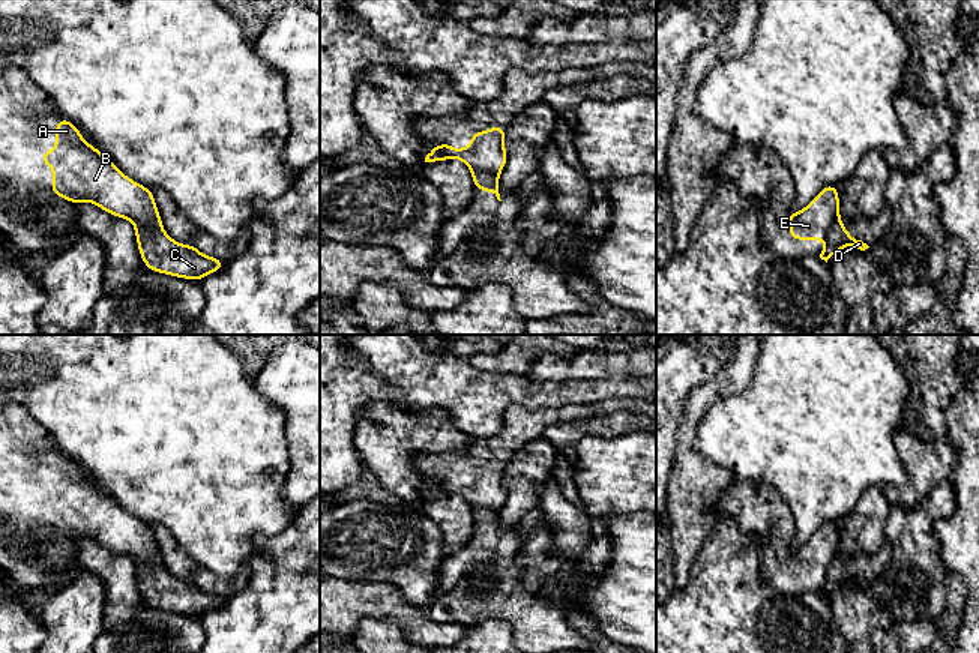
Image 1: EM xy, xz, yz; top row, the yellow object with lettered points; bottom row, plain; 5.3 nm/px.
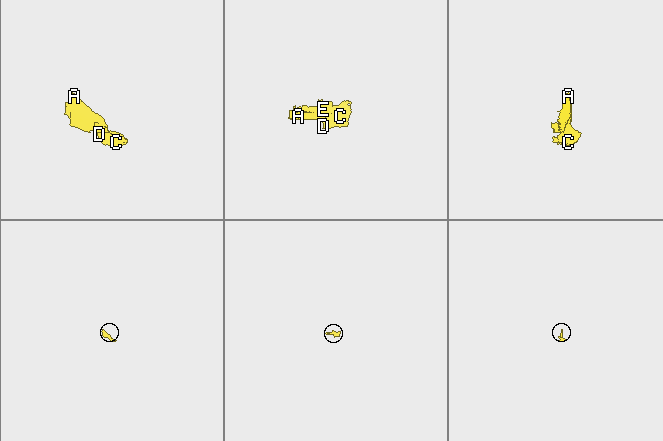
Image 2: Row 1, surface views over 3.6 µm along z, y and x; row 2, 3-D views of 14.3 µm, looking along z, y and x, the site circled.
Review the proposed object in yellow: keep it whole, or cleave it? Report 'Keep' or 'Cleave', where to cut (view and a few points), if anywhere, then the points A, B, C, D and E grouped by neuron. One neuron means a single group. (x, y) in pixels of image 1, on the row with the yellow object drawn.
Cleave. Split along xy (135, 228), (162, 231). Groups: A B E / C D

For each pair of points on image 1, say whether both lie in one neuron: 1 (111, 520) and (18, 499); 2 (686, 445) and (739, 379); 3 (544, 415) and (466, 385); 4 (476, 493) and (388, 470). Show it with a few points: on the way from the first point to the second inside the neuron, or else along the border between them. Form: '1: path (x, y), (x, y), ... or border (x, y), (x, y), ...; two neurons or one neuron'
1: path (89, 512), (63, 499), (41, 499); one neuron
2: path (688, 425), (692, 412), (712, 392), (719, 391); one neuron
3: border (563, 406), (509, 406), (500, 430); two neurons
4: border (452, 452), (413, 458), (433, 482), (424, 497); two neurons

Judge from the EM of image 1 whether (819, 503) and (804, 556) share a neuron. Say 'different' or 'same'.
different

